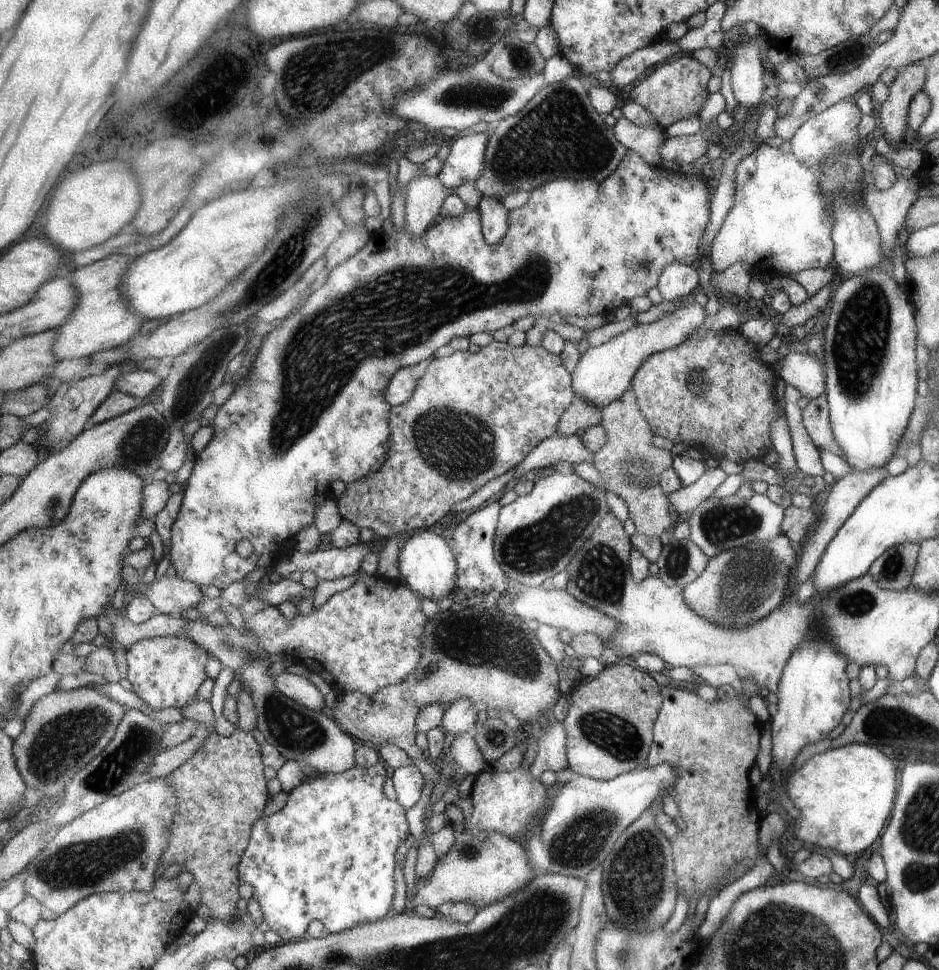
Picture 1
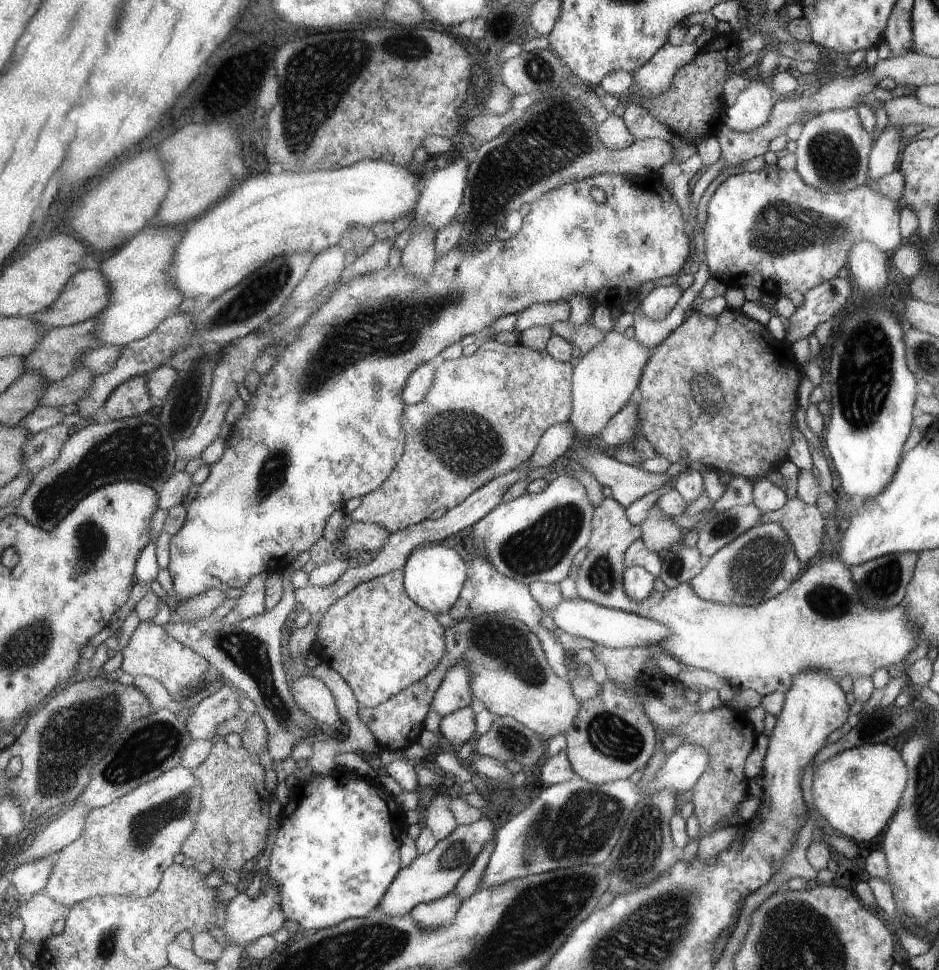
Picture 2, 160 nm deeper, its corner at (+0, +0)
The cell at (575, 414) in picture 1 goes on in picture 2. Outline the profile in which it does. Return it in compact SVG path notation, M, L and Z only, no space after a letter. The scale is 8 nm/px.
M570 422L552 426L543 435L537 450L533 453L532 458L524 463L524 466L528 466L530 470L549 466L559 456L567 454L576 440L575 428Z

